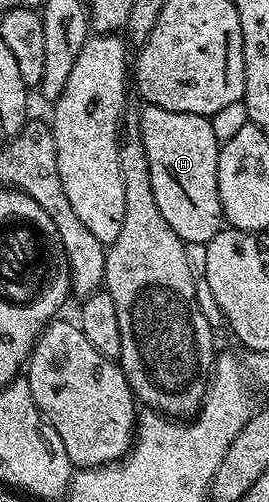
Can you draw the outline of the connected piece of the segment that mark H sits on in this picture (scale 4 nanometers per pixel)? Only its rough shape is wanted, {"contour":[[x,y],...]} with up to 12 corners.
{"contour":[[143,106],[160,213],[183,243],[223,230],[209,118]]}

